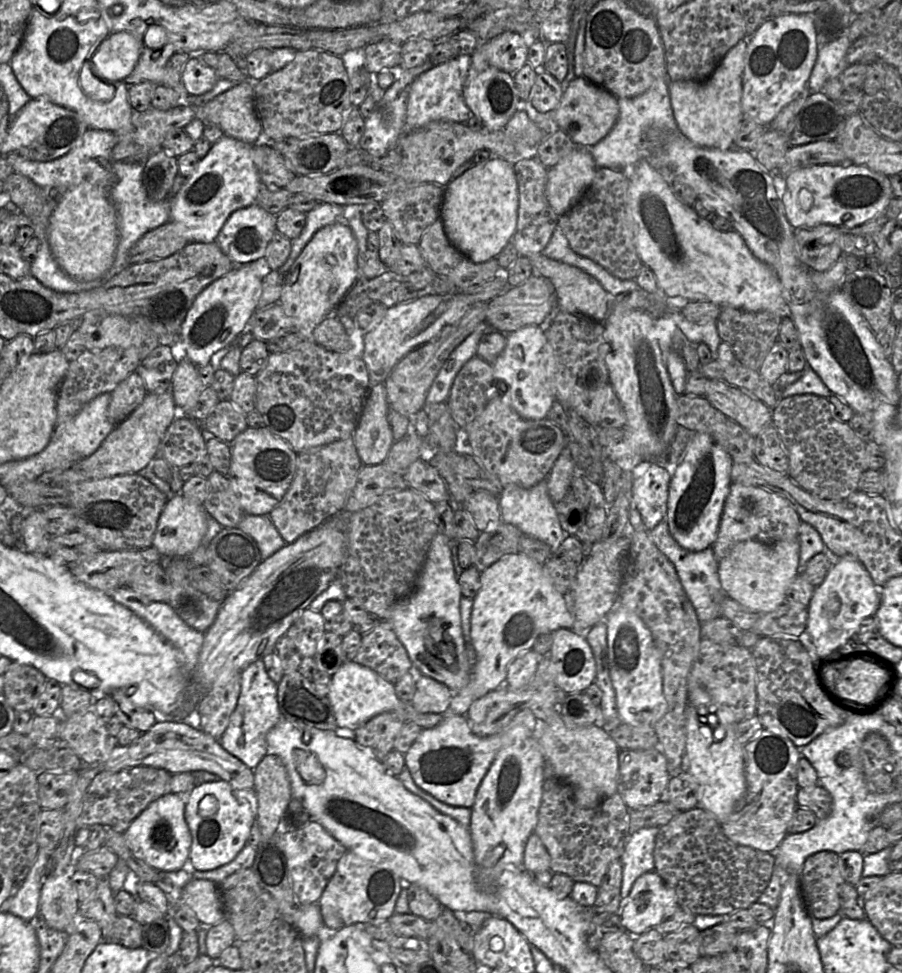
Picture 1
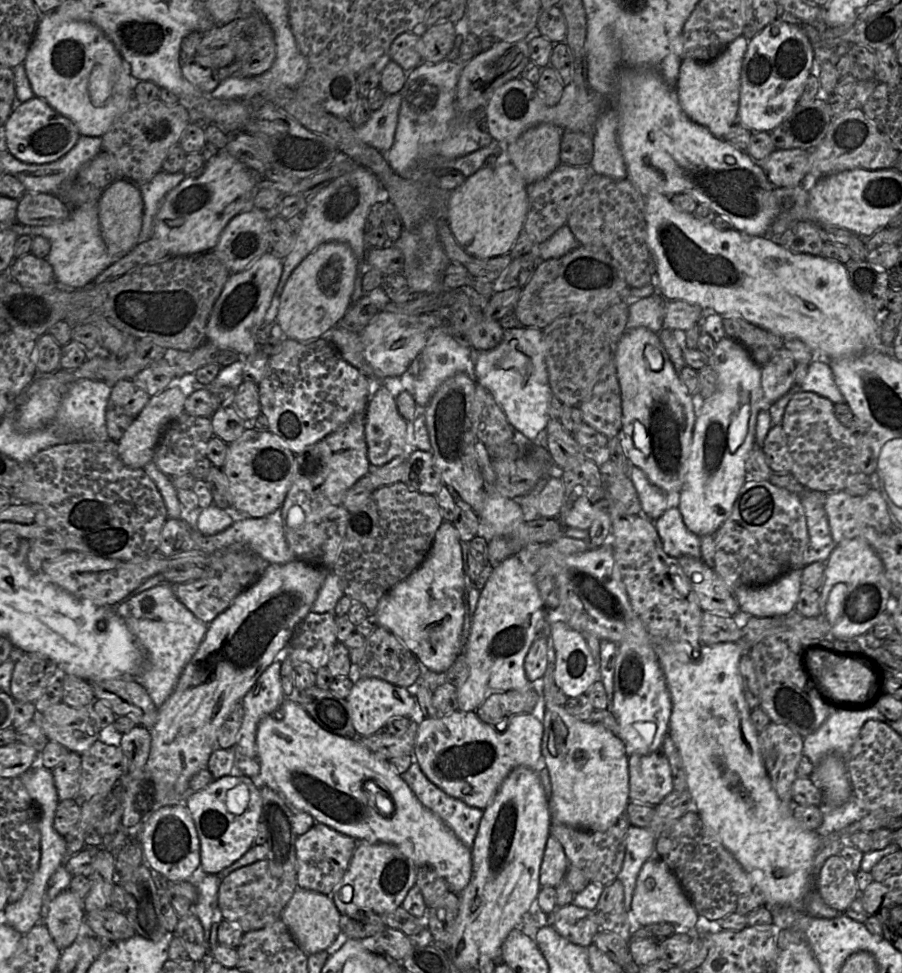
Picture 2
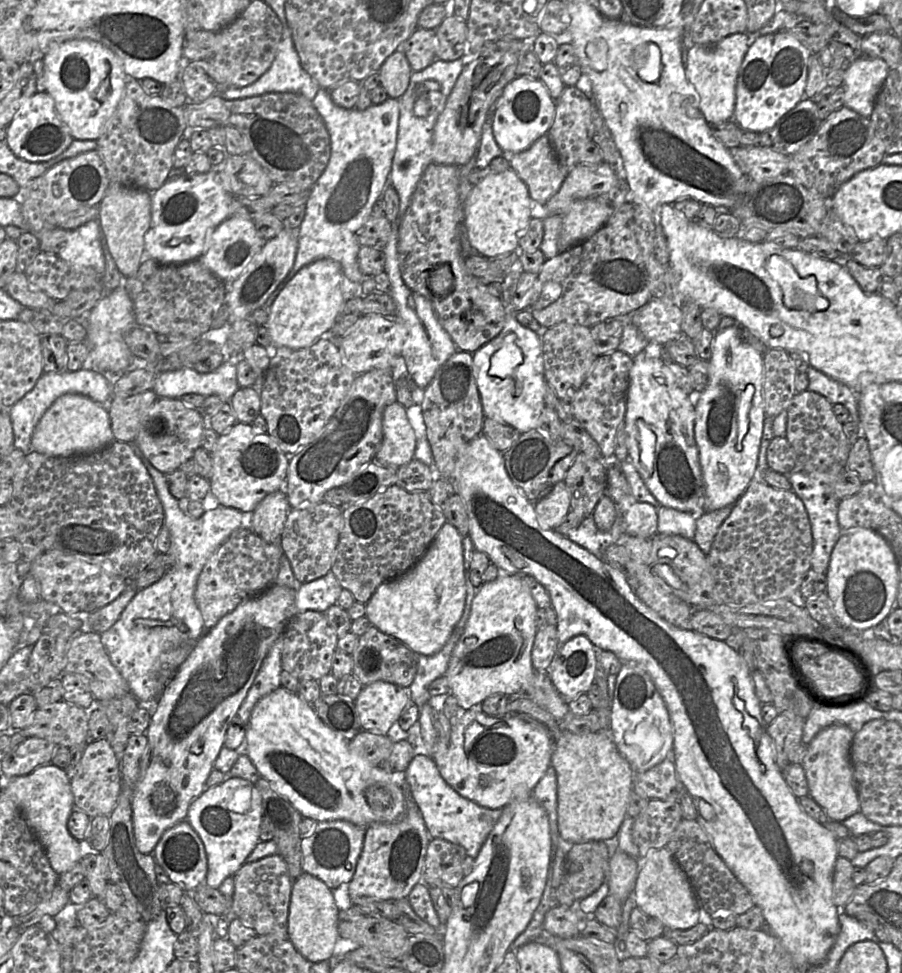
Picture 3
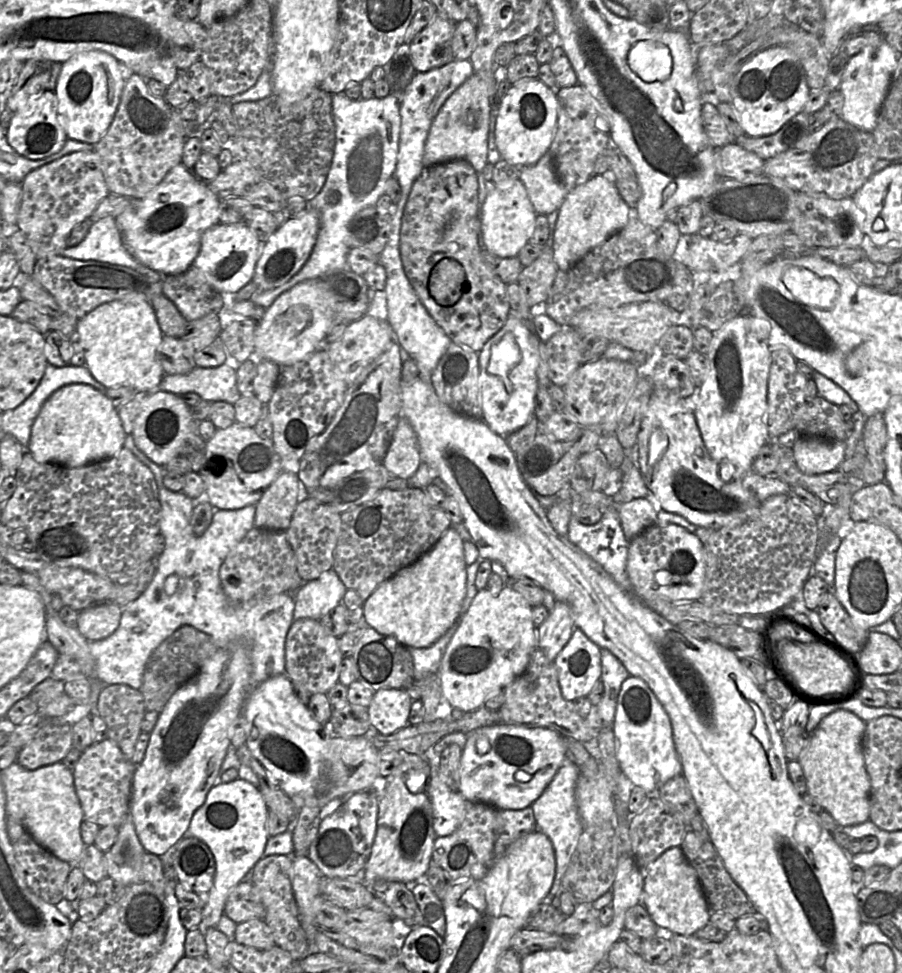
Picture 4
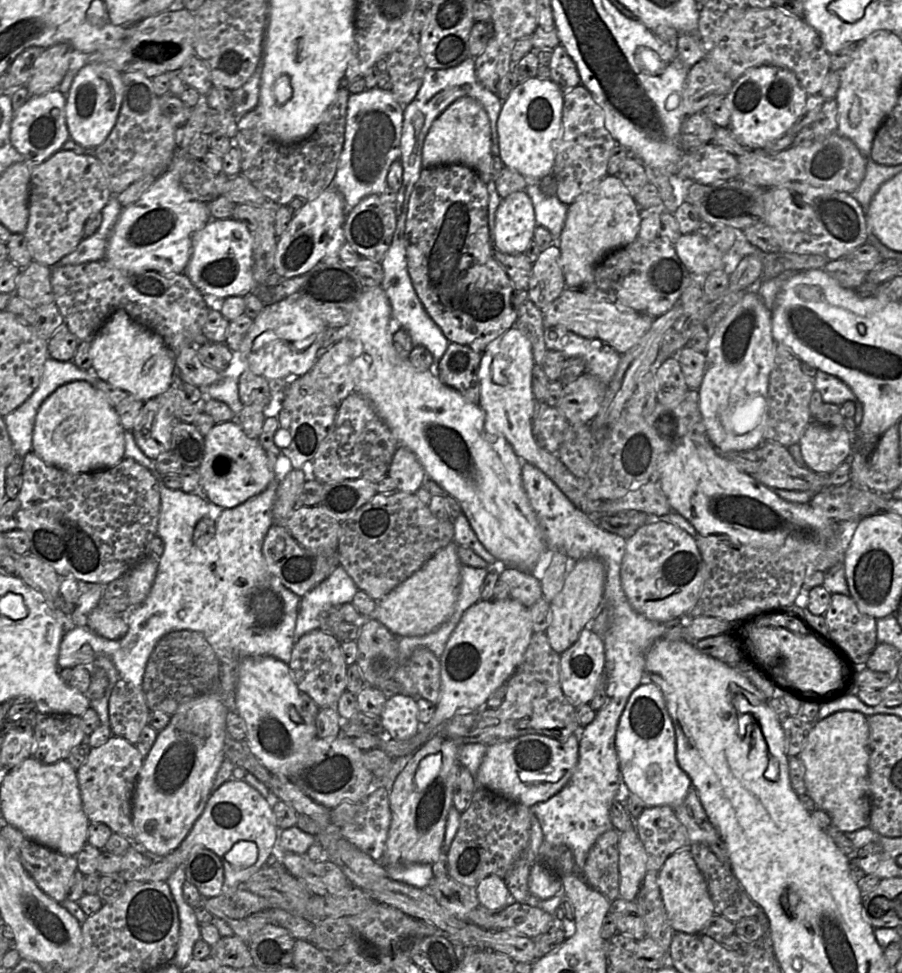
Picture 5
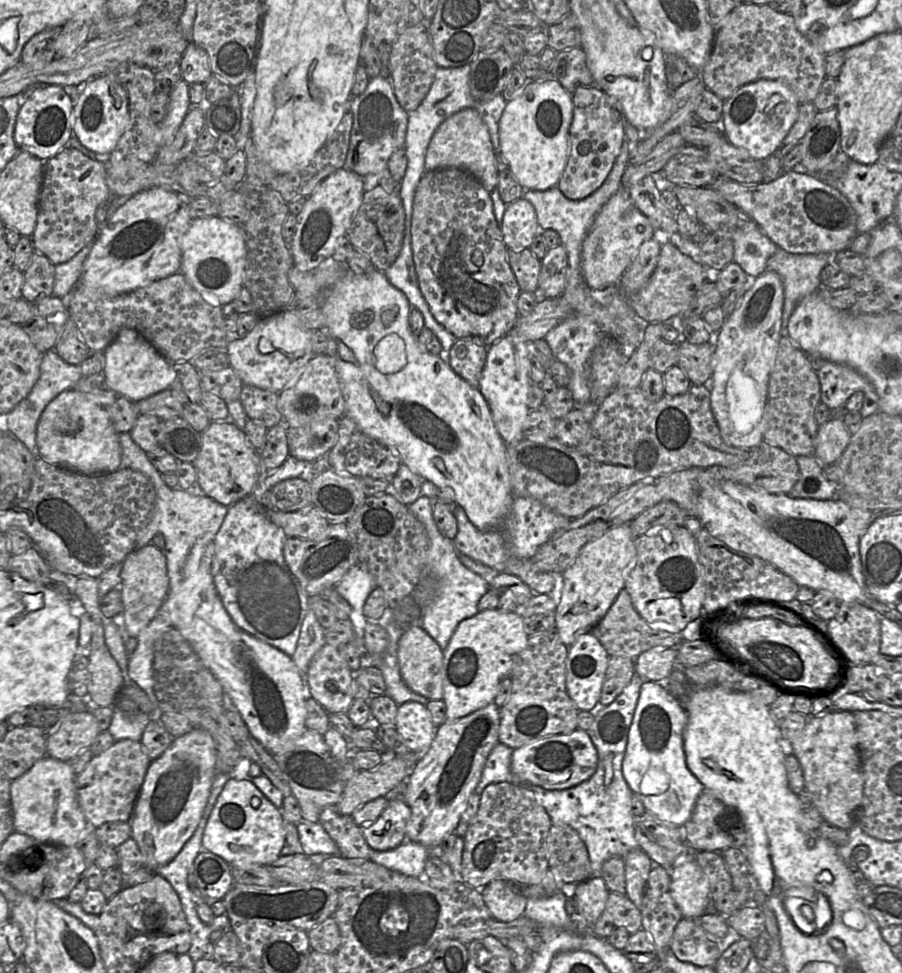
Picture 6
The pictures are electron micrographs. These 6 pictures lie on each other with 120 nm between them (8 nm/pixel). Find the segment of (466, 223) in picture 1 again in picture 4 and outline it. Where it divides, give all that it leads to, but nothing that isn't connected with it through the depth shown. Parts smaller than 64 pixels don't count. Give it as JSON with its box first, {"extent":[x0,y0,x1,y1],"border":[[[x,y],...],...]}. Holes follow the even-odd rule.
{"extent":[480,180,538,258],"border":[[[520,180],[504,181],[500,184],[486,182],[489,190],[480,209],[480,229],[487,250],[500,258],[517,257],[527,244],[538,215],[530,202],[526,189]]]}

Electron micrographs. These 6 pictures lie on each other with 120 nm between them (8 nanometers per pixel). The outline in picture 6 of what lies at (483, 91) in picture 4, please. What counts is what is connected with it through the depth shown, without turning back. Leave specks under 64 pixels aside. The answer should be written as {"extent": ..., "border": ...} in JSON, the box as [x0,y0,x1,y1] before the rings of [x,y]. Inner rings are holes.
{"extent":[425,110,499,193],"border":[[[460,110],[442,122],[434,132],[425,157],[425,170],[434,171],[442,168],[467,171],[488,193],[496,189],[499,172],[495,166],[488,128],[476,110]]]}

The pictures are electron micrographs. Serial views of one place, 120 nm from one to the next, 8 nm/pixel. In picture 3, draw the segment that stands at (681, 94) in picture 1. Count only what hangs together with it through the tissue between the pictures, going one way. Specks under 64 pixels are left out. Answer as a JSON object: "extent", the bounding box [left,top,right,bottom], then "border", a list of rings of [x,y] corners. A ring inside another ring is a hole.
{"extent":[685,32,750,124],"border":[[[743,32],[729,35],[714,45],[695,44],[689,49],[685,64],[686,77],[699,96],[699,110],[708,124],[733,118],[739,70],[750,43],[750,35]]]}

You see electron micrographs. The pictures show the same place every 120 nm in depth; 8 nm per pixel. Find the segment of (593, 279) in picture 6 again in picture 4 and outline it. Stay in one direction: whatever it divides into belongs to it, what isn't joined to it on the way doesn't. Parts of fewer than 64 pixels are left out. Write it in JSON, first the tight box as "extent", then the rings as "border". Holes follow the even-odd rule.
{"extent":[553,171,630,271],"border":[[[611,171],[591,177],[585,184],[566,194],[559,207],[553,238],[553,258],[561,271],[567,271],[592,249],[622,230],[629,218],[630,208],[619,195]]]}

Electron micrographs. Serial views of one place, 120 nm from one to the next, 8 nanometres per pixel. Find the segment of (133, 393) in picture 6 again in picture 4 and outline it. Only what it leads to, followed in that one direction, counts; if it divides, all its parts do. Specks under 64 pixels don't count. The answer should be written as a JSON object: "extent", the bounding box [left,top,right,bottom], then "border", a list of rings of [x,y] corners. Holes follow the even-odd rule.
{"extent":[75,300,165,393],"border":[[[116,300],[98,306],[78,321],[75,338],[84,349],[85,366],[106,388],[124,386],[145,393],[158,389],[165,375],[157,359],[163,333],[147,300]]]}

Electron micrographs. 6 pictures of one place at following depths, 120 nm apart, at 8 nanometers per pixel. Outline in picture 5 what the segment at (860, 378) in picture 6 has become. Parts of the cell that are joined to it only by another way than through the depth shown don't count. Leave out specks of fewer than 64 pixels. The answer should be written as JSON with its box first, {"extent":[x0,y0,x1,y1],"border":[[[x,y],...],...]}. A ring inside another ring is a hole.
{"extent":[814,370,863,426],"border":[[[817,370],[814,379],[814,388],[821,396],[824,403],[841,406],[845,401],[855,404],[854,422],[858,426],[863,418],[863,407],[853,391],[841,379],[836,376]]]}

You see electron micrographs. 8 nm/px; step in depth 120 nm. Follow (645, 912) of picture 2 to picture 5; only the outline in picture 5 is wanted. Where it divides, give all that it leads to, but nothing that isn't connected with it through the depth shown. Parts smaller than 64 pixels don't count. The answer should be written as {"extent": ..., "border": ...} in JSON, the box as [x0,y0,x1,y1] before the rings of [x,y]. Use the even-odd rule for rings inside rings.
{"extent":[658,848,714,934],"border":[[[683,848],[666,859],[658,871],[658,885],[674,933],[695,934],[703,932],[714,915],[713,902],[709,896],[706,881],[698,869],[689,848]]]}

